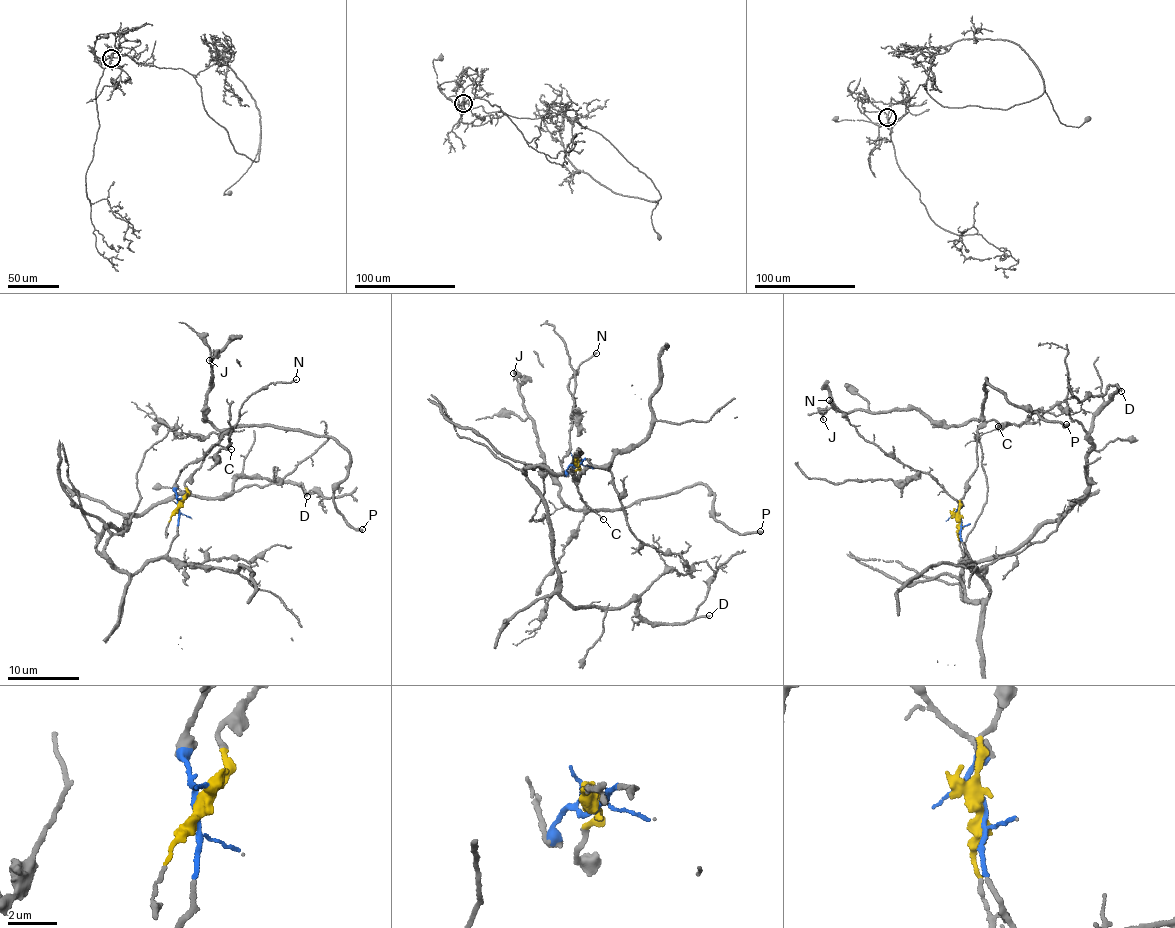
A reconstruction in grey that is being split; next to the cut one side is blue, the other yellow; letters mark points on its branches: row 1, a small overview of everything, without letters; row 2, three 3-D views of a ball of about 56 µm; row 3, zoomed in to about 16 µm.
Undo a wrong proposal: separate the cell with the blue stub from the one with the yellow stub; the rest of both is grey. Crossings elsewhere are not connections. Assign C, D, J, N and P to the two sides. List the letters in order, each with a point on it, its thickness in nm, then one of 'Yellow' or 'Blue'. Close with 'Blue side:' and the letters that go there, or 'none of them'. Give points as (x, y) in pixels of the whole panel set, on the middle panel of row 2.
C: Place: (603, 519). Thickness 120 nm. Yellow
D: Place: (709, 615). Thickness 220 nm. Blue
J: Place: (513, 373). Thickness 180 nm. Yellow
N: Place: (596, 353). Thickness 170 nm. Blue
P: Place: (760, 531). Thickness 320 nm. Yellow
Blue side: D, N

